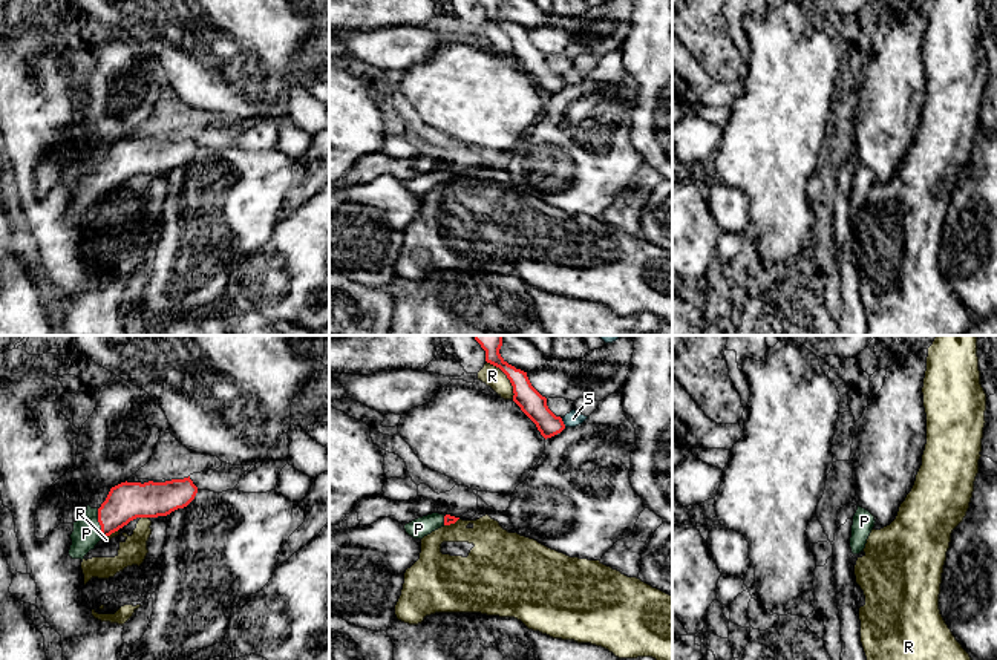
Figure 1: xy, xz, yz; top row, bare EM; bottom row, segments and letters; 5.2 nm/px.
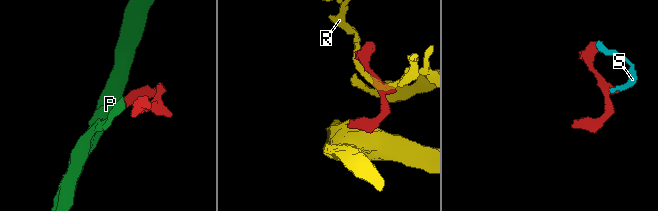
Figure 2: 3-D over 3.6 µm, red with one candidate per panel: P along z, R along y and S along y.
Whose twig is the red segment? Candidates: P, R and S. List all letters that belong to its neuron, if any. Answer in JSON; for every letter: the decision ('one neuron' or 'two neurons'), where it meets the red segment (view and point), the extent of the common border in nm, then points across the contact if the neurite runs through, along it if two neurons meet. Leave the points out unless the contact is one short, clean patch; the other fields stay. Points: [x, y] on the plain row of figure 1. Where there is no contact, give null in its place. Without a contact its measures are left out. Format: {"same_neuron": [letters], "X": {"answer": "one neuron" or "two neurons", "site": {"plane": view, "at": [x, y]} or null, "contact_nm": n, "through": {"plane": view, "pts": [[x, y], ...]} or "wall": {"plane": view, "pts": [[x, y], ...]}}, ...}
{"same_neuron": ["P"], "P": {"answer": "one neuron", "site": {"plane": "xy", "at": [98, 178]}, "contact_nm": 160, "through": {"plane": "xy", "pts": [[126, 158], [107, 176], [98, 178], [86, 190]]}}, "R": {"answer": "two neurons", "site": {"plane": "xz", "at": [507, 34]}, "contact_nm": 240}, "S": {"answer": "two neurons", "site": {"plane": "xz", "at": [562, 80]}, "contact_nm": 50}}

